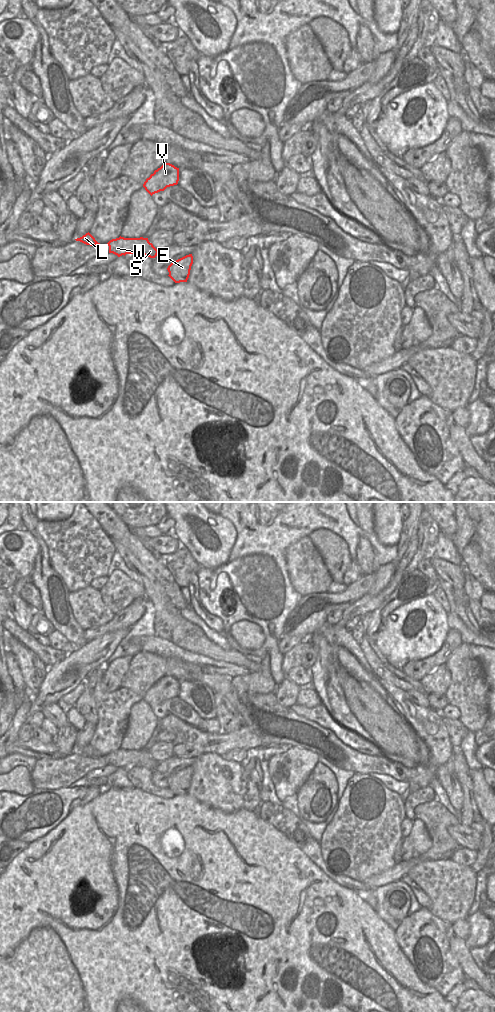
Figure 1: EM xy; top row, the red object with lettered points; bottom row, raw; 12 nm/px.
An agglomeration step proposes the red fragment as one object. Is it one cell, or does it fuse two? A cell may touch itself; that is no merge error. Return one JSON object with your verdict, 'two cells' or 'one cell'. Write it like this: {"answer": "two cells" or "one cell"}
{"answer": "one cell"}

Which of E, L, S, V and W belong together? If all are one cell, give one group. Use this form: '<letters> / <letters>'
E L S V W

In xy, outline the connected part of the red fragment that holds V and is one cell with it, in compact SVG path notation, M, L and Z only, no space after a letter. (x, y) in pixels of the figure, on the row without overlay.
M164 675L154 683L143 696L145 702L152 708L164 703L167 699L177 697L179 693L179 680L170 675Z

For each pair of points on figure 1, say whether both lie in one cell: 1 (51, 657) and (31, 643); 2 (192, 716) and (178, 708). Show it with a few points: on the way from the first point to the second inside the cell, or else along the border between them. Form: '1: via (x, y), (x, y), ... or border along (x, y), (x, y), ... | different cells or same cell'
1: via (46, 654), (36, 647) | same cell
2: via (189, 715), (181, 709) | same cell

